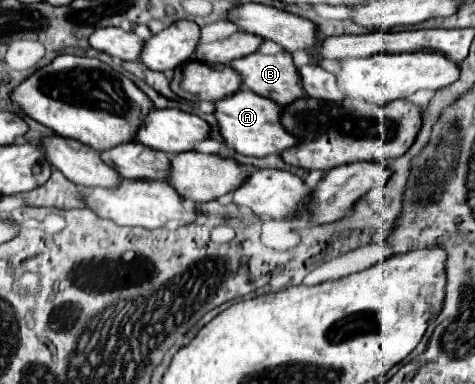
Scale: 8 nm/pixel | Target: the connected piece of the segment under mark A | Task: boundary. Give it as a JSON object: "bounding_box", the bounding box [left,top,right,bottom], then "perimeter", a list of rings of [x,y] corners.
{"bounding_box":[214,90,296,156],"perimeter":[[[238,90],[232,96],[214,102],[216,110],[214,116],[220,126],[220,136],[224,138],[226,146],[236,150],[244,156],[266,156],[266,154],[280,154],[282,150],[296,144],[296,138],[288,134],[280,124],[280,106],[268,98],[260,98],[250,90]]]}

